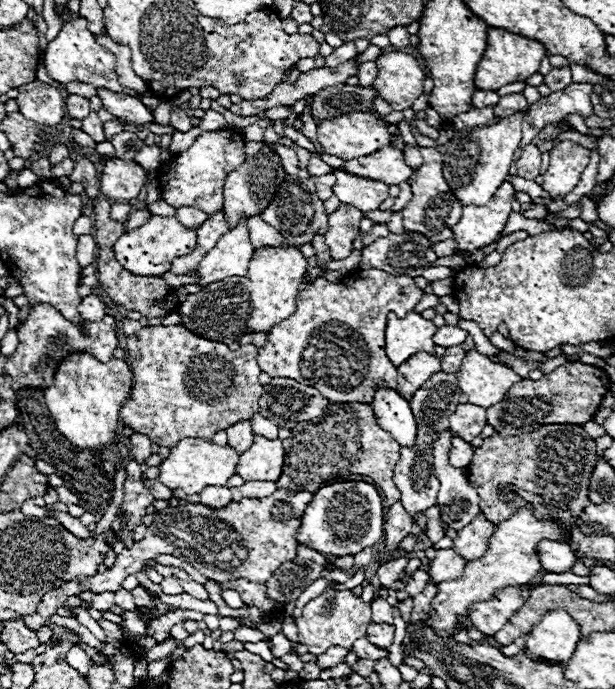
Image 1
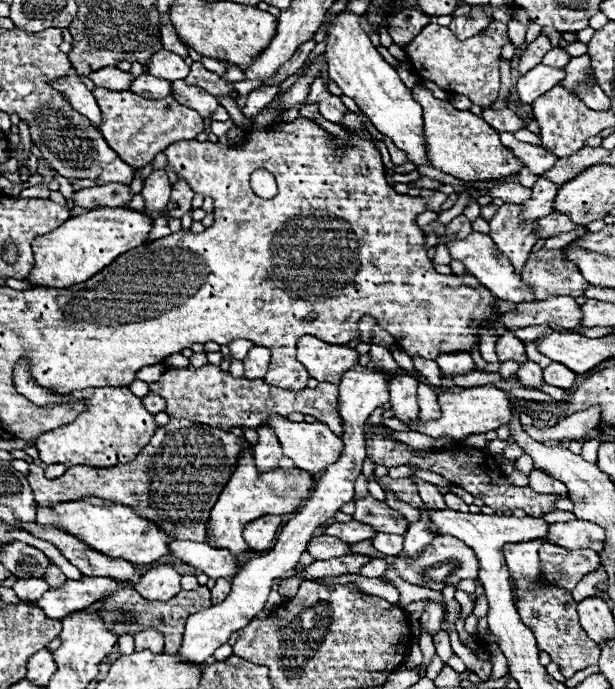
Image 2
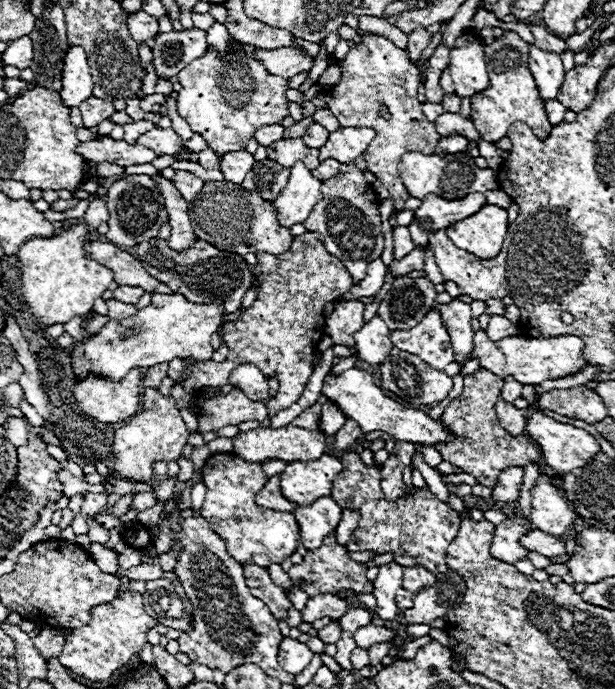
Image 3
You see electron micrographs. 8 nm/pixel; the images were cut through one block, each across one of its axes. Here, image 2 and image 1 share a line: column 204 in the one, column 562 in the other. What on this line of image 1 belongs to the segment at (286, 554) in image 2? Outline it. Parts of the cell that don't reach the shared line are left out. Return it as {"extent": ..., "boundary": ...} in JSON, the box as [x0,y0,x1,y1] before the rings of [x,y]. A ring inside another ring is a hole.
{"extent":[526,610,580,664],"boundary":[[[552,610],[532,628],[526,640],[526,652],[534,660],[552,664],[568,662],[580,642],[580,626],[566,610]]]}

